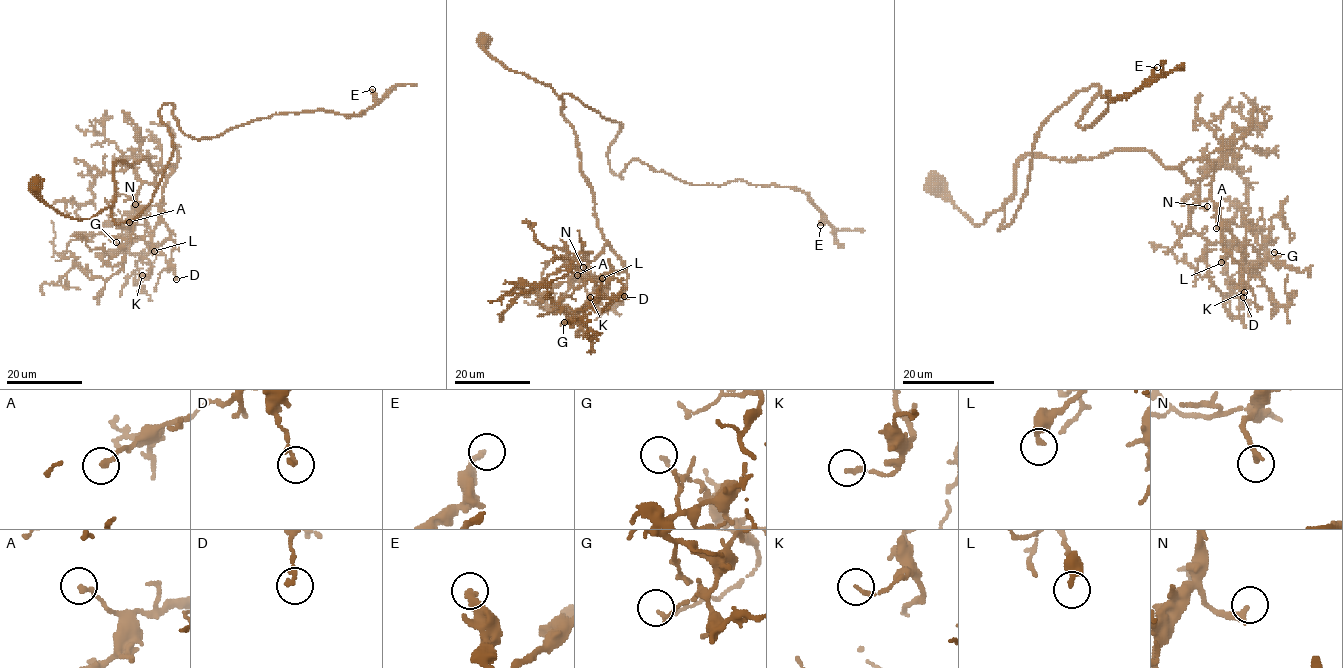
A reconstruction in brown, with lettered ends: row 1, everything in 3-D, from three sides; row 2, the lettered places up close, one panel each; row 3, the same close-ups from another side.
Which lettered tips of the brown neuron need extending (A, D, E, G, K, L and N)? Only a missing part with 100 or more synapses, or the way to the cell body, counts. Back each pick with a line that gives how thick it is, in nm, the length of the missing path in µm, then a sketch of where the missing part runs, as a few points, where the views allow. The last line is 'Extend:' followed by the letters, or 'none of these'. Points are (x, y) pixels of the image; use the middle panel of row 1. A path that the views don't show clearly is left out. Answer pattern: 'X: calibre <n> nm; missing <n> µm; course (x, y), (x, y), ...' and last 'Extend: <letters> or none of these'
N: calibre 280 nm; missing 45 µm; course (583, 267), (596, 301), (601, 305), (598, 318), (583, 343), (604, 366), (611, 365), (617, 371)
Extend: N

